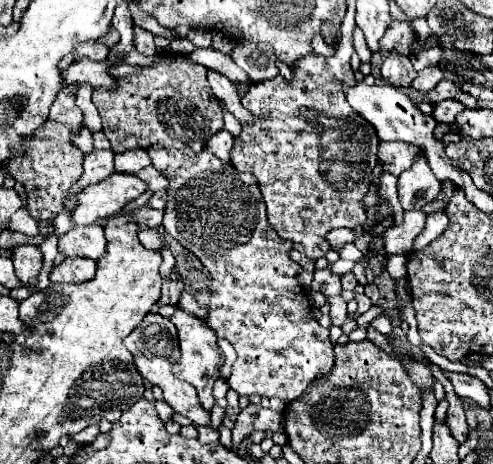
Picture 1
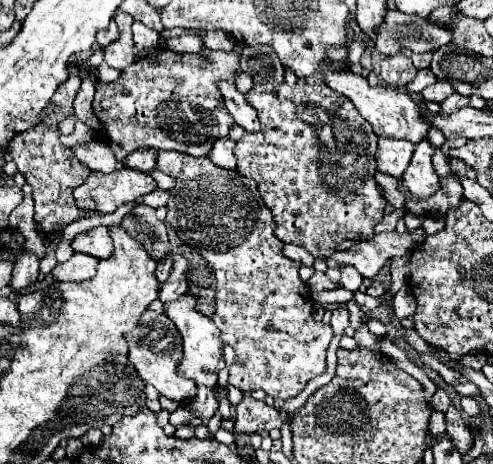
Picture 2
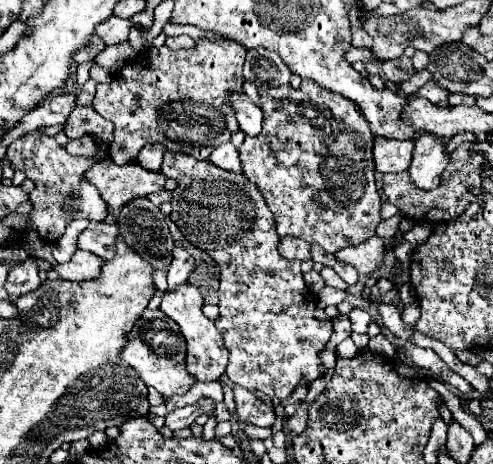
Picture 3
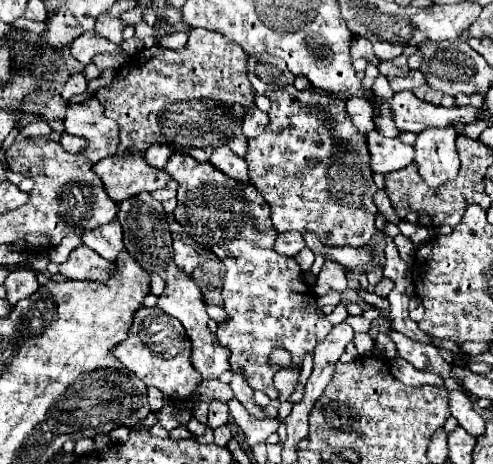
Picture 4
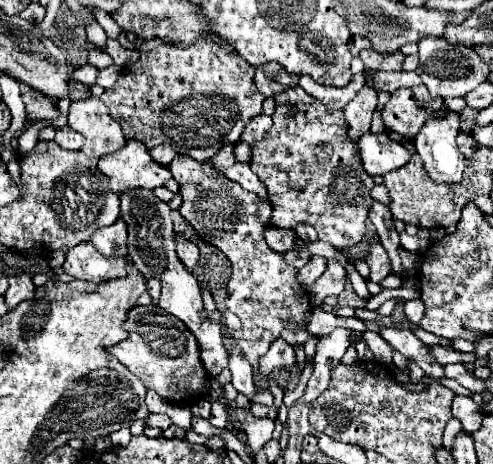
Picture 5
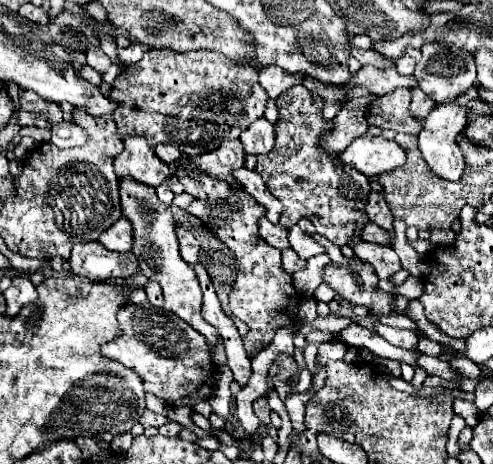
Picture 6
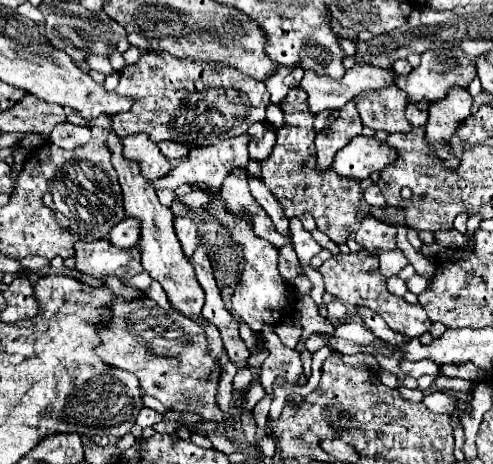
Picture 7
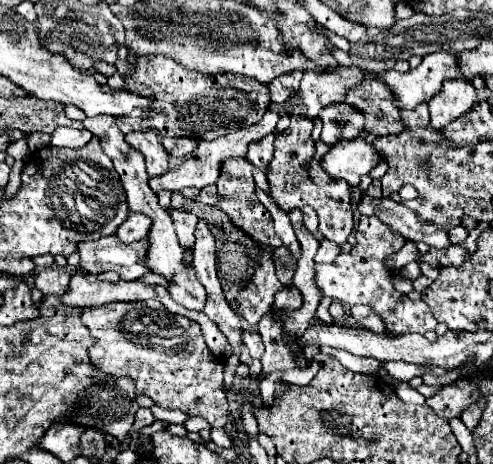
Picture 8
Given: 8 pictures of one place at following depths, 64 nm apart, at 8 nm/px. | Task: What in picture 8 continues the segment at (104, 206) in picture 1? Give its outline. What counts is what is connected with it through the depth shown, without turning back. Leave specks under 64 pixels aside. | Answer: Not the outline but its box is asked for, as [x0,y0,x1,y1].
[126,130,168,176]

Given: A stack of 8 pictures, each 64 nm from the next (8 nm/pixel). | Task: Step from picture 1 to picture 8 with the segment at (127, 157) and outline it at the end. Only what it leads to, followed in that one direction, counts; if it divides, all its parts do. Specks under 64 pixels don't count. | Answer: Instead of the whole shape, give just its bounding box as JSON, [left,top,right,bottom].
[162,136,198,158]

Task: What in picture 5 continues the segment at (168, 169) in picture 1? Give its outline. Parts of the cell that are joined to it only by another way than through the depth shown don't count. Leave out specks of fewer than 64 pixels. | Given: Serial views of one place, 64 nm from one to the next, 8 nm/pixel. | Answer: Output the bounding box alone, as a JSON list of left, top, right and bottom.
[170,156,312,388]

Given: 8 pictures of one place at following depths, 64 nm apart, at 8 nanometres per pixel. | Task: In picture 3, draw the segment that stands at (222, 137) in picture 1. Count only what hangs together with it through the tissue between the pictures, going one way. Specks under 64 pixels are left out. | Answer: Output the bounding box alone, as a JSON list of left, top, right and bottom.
[208,142,242,174]

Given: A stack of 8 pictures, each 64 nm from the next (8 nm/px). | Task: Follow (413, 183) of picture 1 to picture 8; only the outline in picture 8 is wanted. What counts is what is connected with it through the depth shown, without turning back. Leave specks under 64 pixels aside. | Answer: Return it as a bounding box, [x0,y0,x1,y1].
[428,80,476,130]

